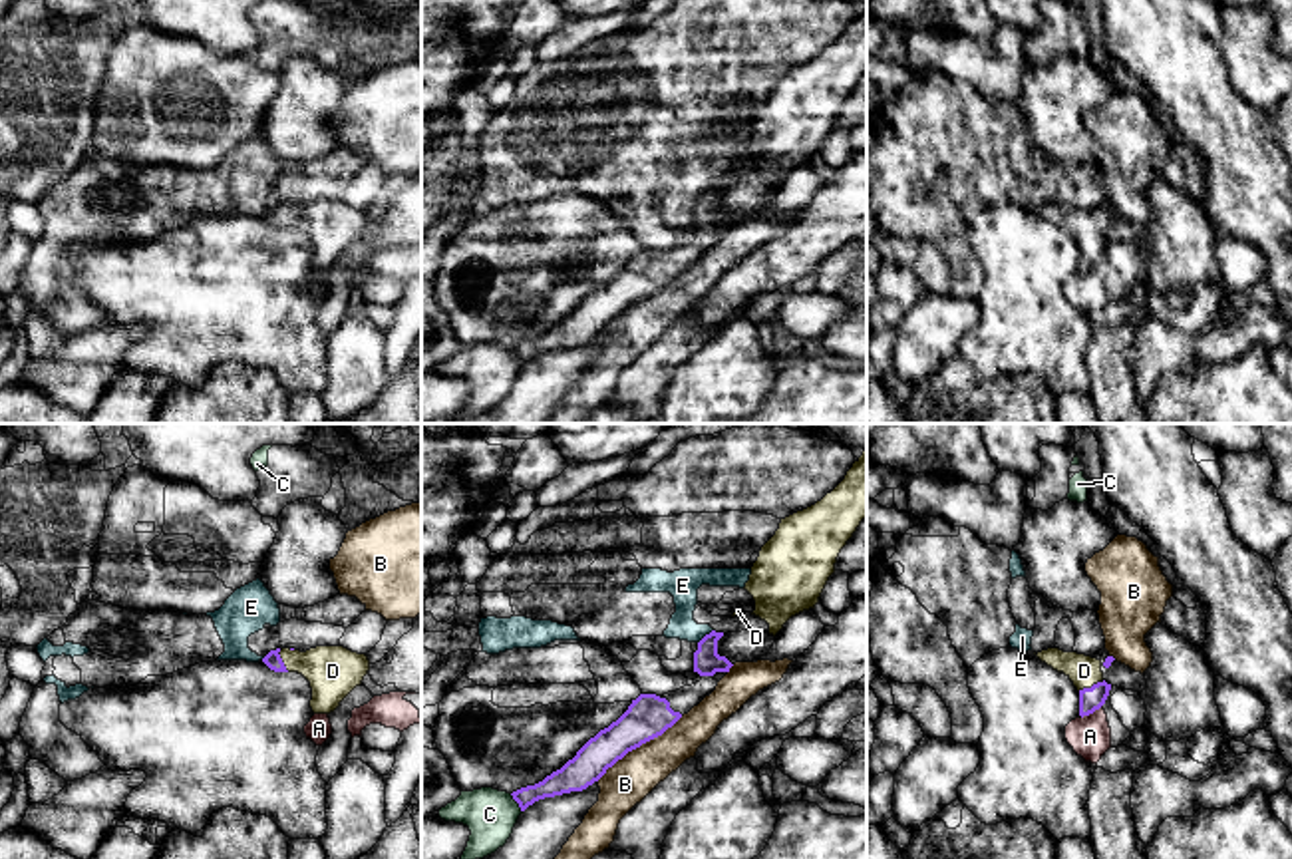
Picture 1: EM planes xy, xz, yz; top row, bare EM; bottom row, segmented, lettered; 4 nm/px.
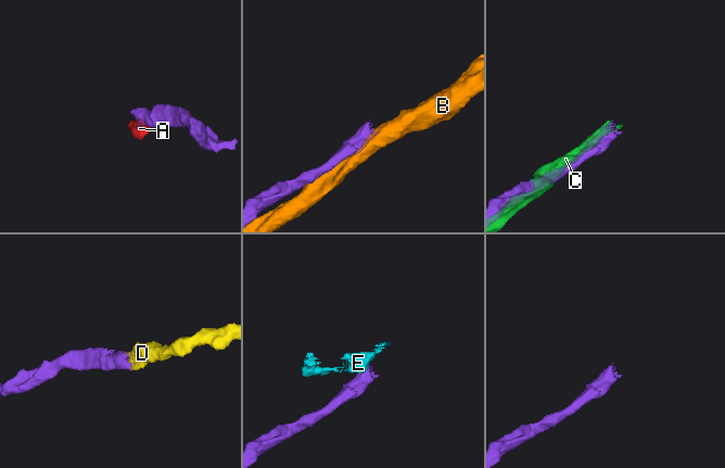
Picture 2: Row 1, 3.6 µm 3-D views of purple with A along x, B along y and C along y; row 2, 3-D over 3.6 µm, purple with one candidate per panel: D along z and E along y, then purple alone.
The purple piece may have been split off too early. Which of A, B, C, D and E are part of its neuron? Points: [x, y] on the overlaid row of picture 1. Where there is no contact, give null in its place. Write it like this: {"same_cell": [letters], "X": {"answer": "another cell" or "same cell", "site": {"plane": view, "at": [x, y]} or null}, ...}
{"same_cell": ["D"], "A": {"answer": "another cell", "site": {"plane": "yz", "at": [1090, 712]}}, "B": {"answer": "another cell", "site": {"plane": "xz", "at": [639, 746]}}, "C": {"answer": "another cell", "site": {"plane": "xz", "at": [517, 802]}}, "D": {"answer": "same cell", "site": {"plane": "yz", "at": [1092, 687]}}, "E": {"answer": "another cell", "site": {"plane": "xz", "at": [704, 637]}}}

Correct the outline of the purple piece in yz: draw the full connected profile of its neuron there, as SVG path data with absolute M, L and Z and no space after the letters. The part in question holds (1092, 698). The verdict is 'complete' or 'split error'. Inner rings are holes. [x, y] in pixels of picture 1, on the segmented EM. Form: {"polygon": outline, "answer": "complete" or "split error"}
{"polygon": "M1059 648L1042 650L1036 656L1073 682L1079 692L1081 718L1105 704L1111 684L1103 680L1101 660L1077 652L1063 652Z", "answer": "split error"}

